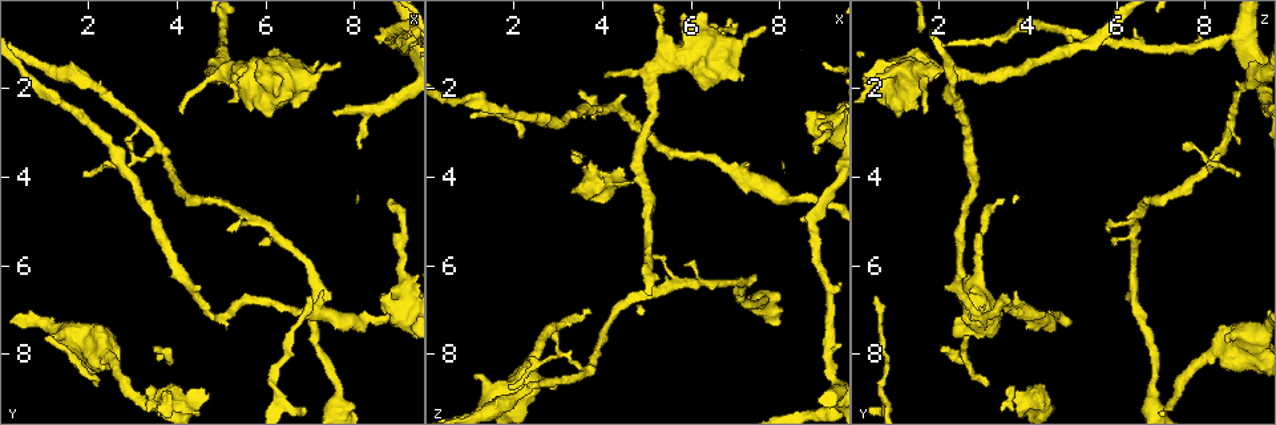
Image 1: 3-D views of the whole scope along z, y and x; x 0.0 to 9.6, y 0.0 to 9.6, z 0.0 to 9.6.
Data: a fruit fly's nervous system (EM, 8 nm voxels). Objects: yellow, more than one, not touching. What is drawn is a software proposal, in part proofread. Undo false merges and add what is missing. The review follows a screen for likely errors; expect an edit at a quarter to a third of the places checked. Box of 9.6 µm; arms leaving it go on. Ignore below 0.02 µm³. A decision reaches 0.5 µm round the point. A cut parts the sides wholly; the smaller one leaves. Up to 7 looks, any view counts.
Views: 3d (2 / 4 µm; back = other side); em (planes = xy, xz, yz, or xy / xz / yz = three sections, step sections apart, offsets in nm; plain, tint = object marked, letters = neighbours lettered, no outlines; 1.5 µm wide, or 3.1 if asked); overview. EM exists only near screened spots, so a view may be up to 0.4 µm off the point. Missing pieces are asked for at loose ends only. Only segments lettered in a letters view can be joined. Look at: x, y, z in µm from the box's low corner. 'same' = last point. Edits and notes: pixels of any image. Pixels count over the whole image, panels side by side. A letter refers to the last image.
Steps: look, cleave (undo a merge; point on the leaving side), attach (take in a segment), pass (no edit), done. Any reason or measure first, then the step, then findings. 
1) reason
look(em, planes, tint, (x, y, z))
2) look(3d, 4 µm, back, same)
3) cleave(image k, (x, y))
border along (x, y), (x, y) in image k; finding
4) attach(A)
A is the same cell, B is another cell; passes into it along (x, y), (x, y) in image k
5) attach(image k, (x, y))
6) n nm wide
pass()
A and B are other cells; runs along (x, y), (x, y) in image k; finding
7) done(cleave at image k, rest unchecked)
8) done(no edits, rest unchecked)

sudden change in width
look(em, yz, step 8, letters, (8.15, 7.20, 4.45))

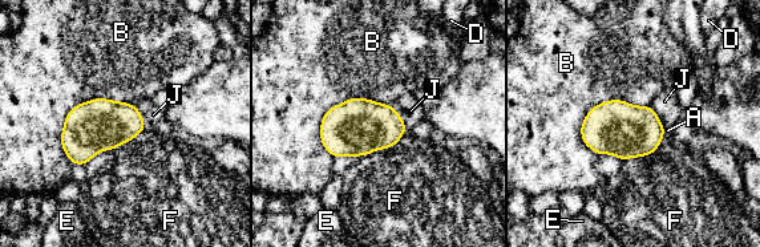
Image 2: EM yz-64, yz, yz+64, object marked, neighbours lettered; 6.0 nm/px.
pass()
A, B, D, E, F and J are other cells; border along (133, 102), (76, 104), (71, 164) in image 2; continuous, no second neuron

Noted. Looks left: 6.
thin end
look(3d, 2 µm, (4.05, 2.60, 1.65))

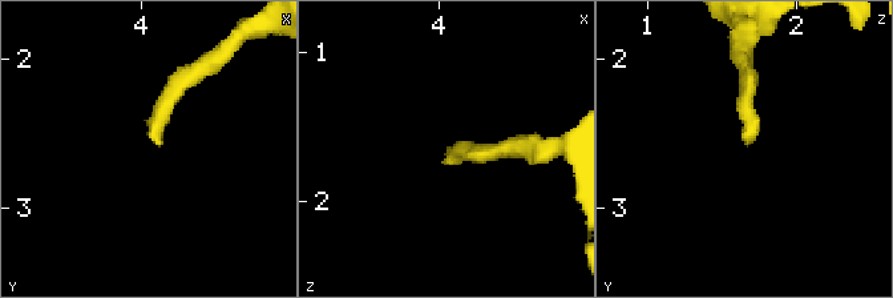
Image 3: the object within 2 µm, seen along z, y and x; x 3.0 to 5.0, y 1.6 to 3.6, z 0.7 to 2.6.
look(em, xy, step 4, letters, (4.10, 2.58, 1.66))

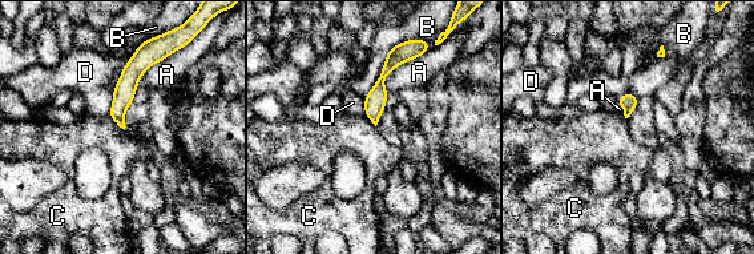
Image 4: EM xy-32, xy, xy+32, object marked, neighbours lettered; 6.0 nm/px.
look(em, planes, letters, same)

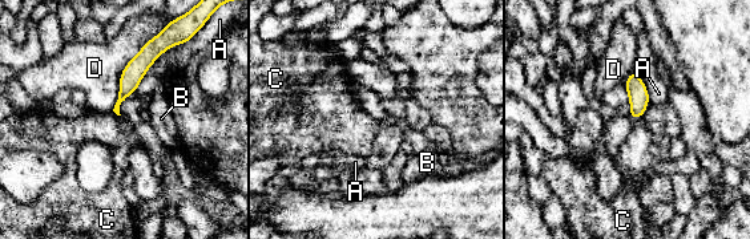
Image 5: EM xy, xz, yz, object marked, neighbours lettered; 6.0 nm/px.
pass()
A, B, C and D are other cells; runs along (157, 51), (133, 72), (121, 97) in image 5; none of them fits

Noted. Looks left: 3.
look(3d, 4 µm, (1.95, 4.00, 8.70))

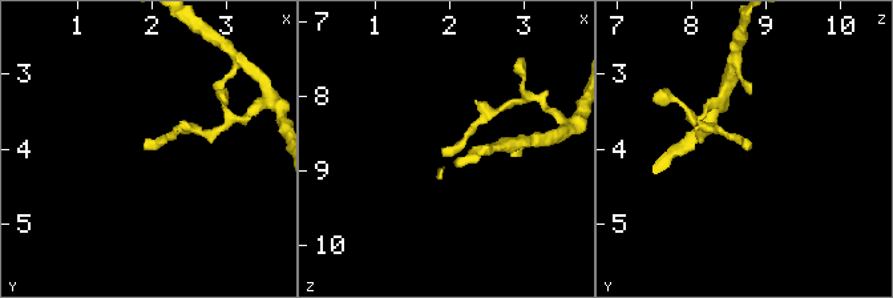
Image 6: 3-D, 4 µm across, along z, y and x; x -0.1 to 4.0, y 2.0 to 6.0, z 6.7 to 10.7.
need the tissue
look(em, planes, plain, (1.85, 4.05, 8.70))

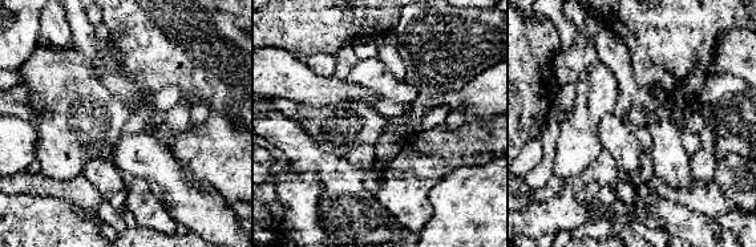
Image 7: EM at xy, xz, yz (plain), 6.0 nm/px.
what lies round it
look(em, planes, letters, same)

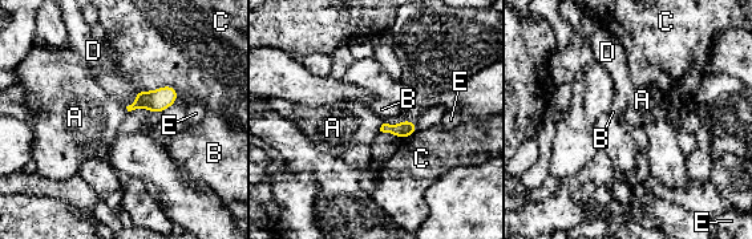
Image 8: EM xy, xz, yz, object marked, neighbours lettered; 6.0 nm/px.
pass()
A, B, C, D and E are other cells; border along (383, 124), (379, 130) in image 8; none of them fits

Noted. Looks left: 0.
done(no edits, rest unchecked)

